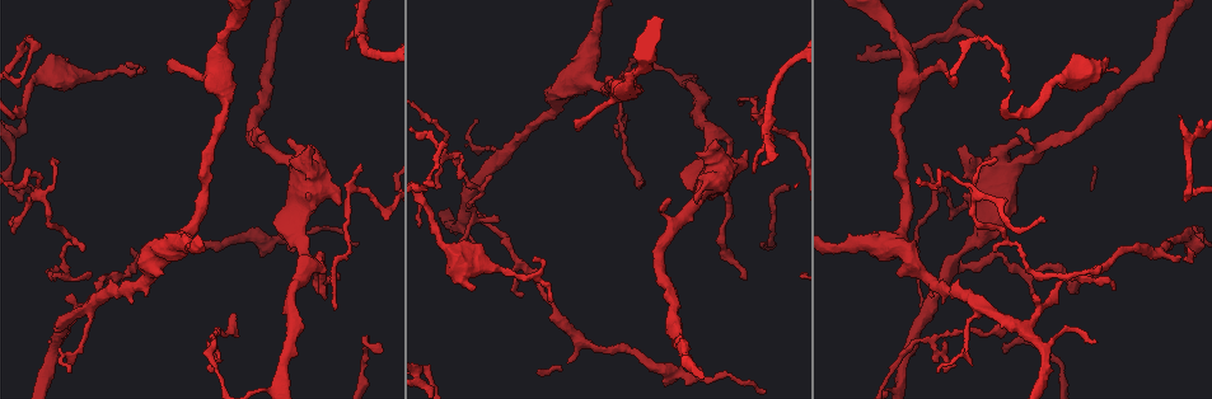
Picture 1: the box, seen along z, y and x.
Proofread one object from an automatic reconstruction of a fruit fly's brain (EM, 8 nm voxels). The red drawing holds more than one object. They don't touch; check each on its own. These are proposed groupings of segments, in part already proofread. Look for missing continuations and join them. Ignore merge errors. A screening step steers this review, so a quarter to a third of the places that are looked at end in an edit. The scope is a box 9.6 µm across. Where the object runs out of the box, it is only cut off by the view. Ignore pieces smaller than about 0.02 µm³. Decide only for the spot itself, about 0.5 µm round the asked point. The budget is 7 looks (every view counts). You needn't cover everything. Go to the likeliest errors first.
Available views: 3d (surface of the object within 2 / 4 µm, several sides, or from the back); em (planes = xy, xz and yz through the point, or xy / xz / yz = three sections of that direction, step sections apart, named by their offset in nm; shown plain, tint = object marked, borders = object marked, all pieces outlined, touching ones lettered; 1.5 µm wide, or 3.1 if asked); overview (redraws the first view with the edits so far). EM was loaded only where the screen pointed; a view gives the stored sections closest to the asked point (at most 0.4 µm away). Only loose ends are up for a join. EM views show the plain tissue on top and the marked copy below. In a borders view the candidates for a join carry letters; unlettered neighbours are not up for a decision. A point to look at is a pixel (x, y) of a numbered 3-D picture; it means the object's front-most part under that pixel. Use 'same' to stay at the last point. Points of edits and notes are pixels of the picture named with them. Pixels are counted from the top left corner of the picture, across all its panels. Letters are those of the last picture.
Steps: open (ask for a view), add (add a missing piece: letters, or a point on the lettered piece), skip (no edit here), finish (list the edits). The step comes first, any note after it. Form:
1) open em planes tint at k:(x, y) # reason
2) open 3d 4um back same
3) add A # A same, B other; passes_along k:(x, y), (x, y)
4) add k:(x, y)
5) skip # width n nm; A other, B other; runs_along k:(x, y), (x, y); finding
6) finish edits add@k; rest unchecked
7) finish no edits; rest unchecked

open em xy step 8 tint at 1:(335, 309) # thin end

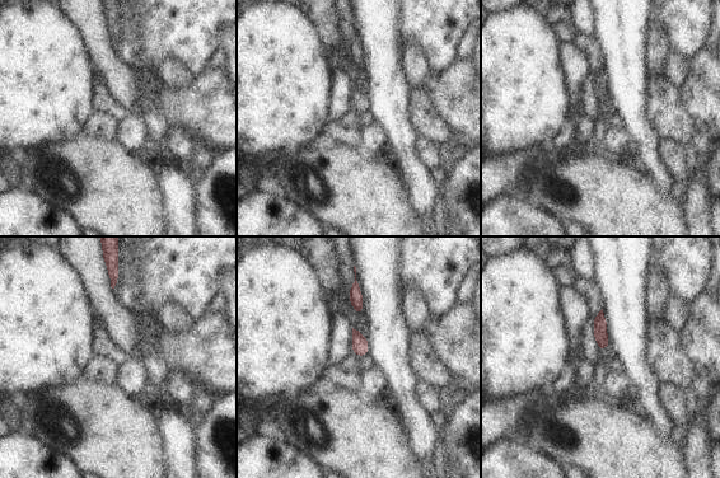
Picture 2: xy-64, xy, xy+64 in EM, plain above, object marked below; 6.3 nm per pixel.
open em xz step 8 borders same # another direction

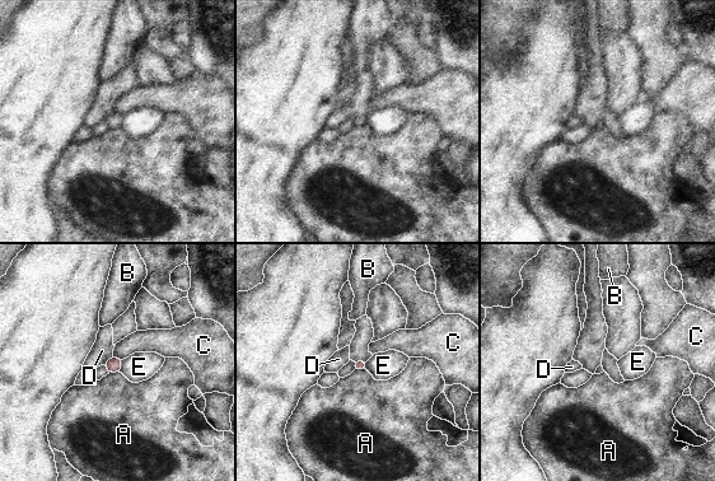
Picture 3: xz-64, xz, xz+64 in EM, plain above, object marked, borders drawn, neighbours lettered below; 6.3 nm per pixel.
skip # width 60 nm; A other, B other, C other, D other, E other; border 3:(354, 369), (365, 370); no lettered piece goes on from it

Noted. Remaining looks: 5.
open 3d 4um at 1:(341, 203)

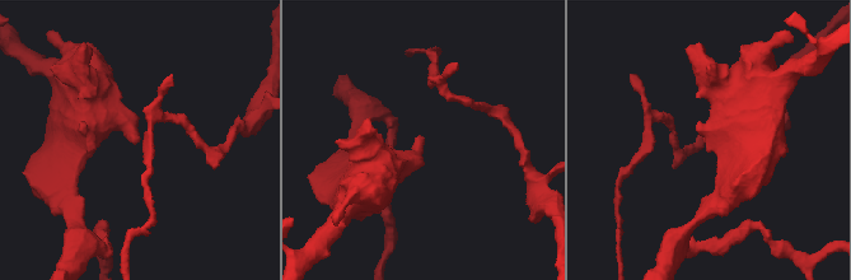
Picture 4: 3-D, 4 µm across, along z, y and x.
open em yz step 4 borders at 4:(135, 142) # shape alone is not enough

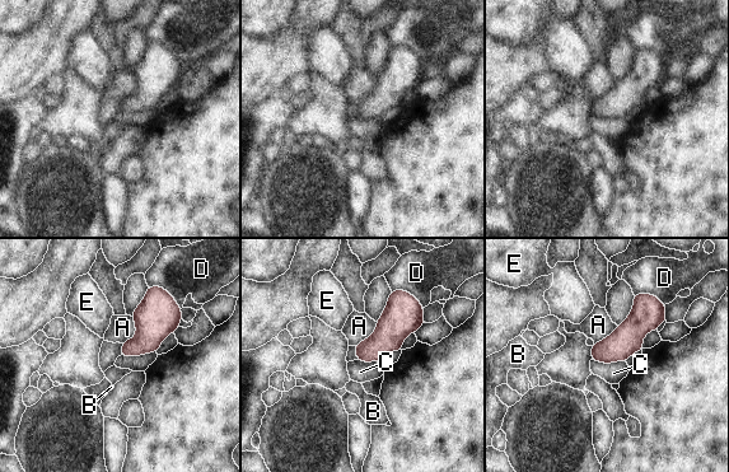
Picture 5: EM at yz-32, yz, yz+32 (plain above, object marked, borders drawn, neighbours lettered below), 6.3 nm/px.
skip # A other, B other, C other, D other, E other; border 5:(592, 359), (599, 363), (625, 361); none of them fits

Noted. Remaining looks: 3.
open em planes borders at 1:(145, 72) # free end

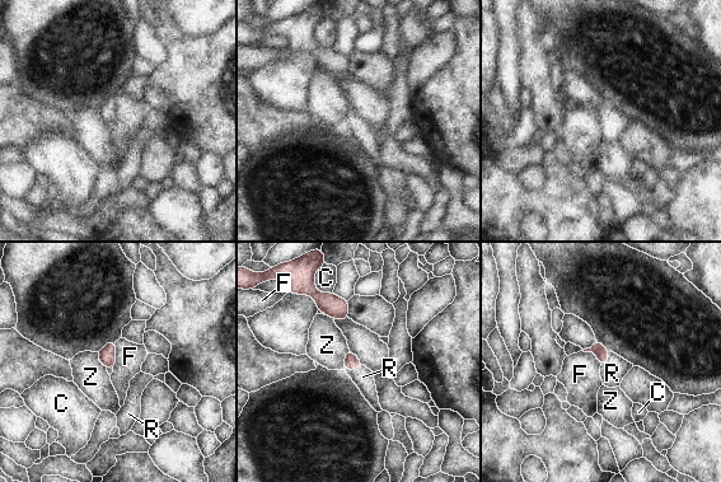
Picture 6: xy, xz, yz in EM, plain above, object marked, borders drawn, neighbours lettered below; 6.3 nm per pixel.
add R # C other, F other, R same, Z other; passes_along 6:(598, 347), (608, 358), (612, 373); it goes on there

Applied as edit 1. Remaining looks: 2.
finish edits add@6; rest unchecked

